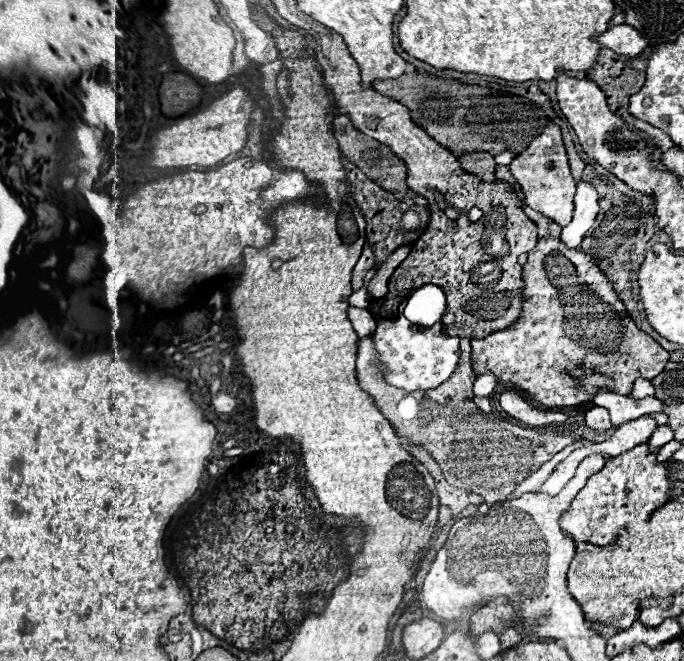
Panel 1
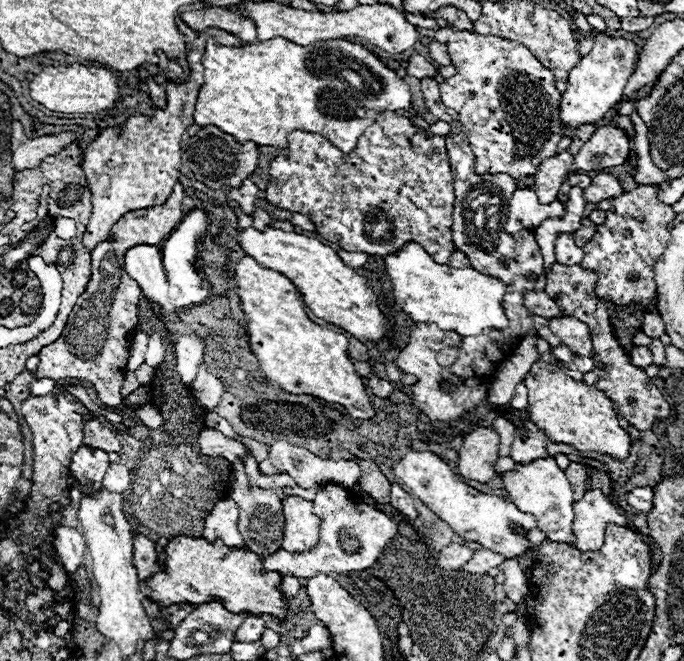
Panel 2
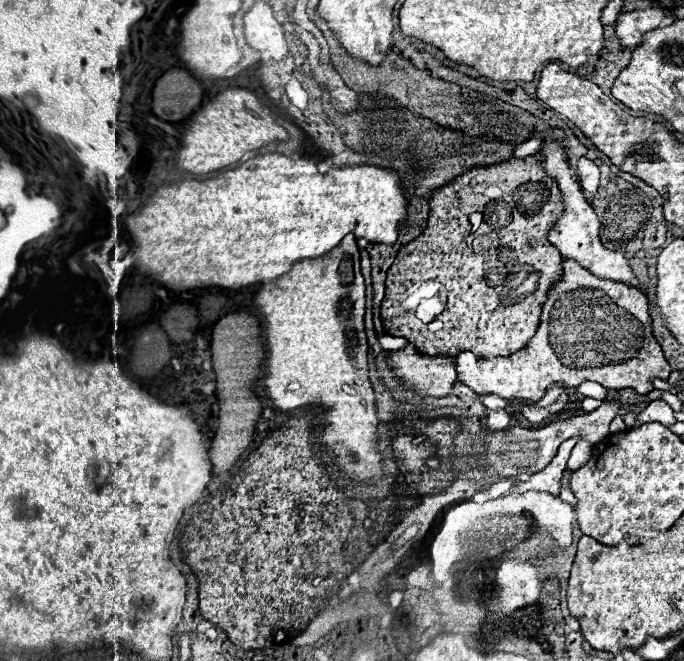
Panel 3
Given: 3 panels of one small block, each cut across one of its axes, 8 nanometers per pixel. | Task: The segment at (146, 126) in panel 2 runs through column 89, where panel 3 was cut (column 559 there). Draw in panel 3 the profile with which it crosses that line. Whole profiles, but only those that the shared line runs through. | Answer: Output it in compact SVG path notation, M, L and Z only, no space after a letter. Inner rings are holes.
M544 142L544 146L540 148L540 152L544 152L544 170L558 180L558 188L564 194L564 204L566 210L562 214L562 218L558 220L556 226L552 226L550 230L550 242L556 244L556 248L560 248L562 256L568 256L572 260L576 260L578 264L582 264L586 270L590 270L594 276L598 278L606 278L606 280L614 280L614 282L622 282L628 284L636 290L640 290L640 282L638 278L632 274L632 268L628 266L628 258L624 252L620 250L608 250L604 248L604 244L600 242L600 220L594 212L594 208L588 204L588 200L584 198L580 186L576 184L576 176L570 170L564 146L558 142Z

